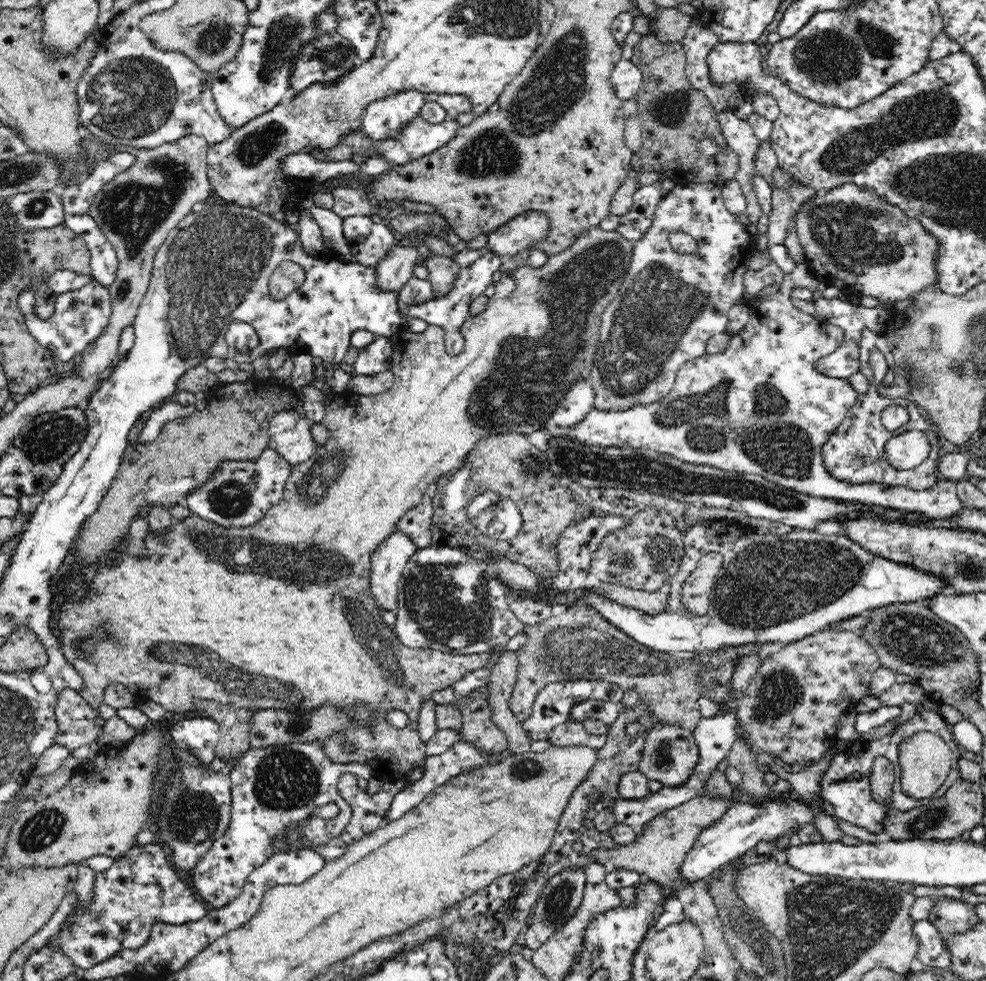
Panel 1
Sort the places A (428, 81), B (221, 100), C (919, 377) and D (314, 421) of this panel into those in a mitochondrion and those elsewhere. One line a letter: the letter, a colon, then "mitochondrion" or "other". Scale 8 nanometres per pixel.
A: other
B: other
C: mitochondrion
D: other

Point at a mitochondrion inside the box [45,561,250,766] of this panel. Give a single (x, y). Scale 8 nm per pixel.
(80, 646)

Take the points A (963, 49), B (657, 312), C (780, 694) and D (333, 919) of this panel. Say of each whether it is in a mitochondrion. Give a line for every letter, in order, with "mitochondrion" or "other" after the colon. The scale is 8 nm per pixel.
A: other
B: mitochondrion
C: mitochondrion
D: other

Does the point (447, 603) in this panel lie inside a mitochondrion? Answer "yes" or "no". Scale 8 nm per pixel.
yes

